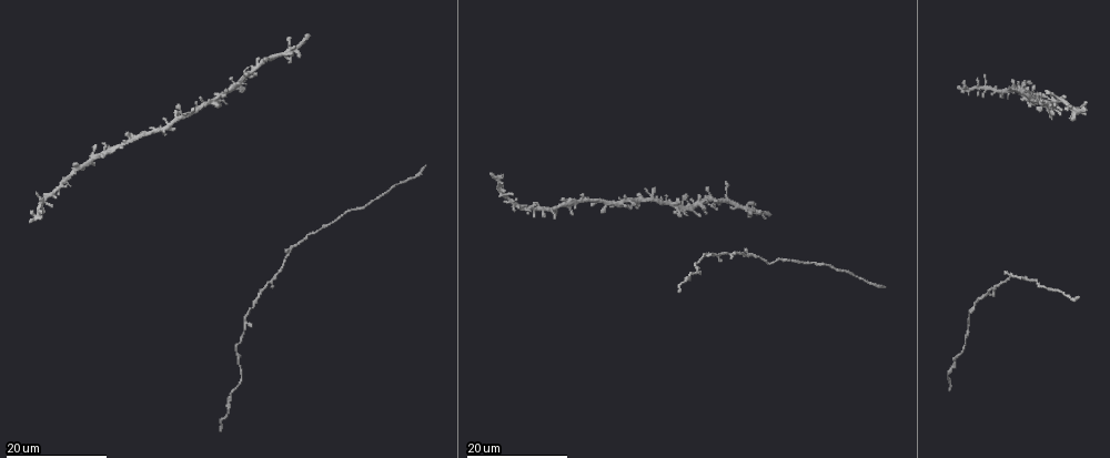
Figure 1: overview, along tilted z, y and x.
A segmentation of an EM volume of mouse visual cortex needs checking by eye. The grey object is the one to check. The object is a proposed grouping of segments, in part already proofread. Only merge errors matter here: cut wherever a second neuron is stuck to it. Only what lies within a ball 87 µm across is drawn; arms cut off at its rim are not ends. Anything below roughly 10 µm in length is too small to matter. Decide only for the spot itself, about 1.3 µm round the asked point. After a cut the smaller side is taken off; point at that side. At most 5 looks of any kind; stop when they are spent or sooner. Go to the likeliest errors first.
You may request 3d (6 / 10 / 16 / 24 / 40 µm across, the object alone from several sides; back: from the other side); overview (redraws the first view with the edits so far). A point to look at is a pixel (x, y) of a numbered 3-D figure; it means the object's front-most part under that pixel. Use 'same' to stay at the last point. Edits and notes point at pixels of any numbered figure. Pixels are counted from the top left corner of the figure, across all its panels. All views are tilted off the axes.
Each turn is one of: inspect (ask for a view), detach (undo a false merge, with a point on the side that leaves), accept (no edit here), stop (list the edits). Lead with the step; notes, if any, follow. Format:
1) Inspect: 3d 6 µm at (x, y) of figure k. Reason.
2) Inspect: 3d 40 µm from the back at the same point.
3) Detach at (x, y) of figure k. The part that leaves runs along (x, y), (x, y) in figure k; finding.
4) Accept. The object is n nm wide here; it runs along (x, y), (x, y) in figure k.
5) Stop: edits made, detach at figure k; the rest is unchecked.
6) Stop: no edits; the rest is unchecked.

Inspect: 3d 16 µm at (720, 254) of figure 1. Two arms in line, one across.

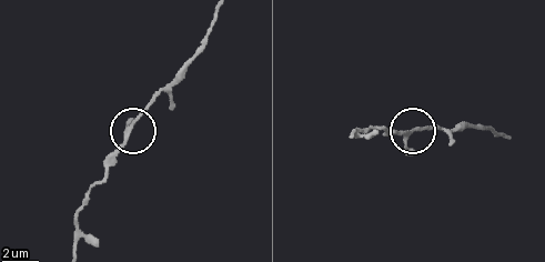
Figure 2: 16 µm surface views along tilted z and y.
Inspect: 3d 10 µm at (409, 134) of figure 2.

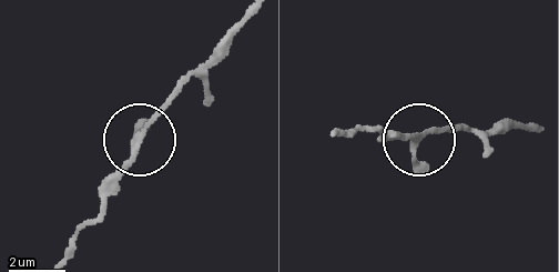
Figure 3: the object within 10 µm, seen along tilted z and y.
Accept. The object is 190 nm wide here; continuous, no second neuron.

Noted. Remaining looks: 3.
Inspect: 3d 16 µm at (1008, 280) of figure 1. Small branch off a trunk.

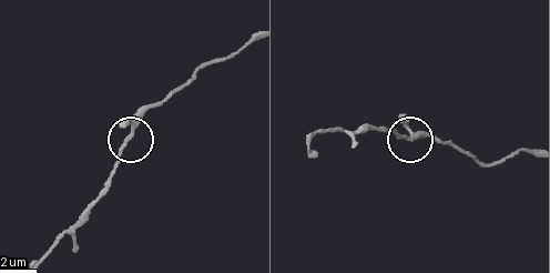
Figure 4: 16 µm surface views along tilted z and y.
Inspect: 3d 6 µm at (131, 133) of figure 4.

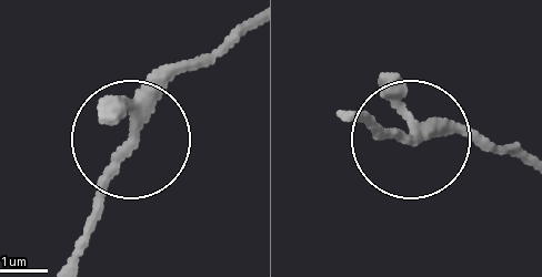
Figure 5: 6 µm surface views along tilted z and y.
Accept. All the same neuron.

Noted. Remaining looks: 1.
Stop: no edits; the rest is unchecked.

